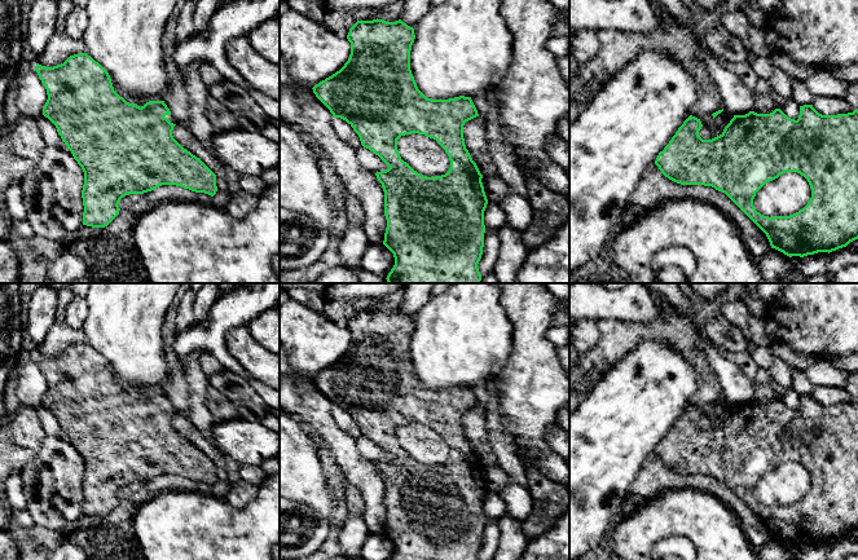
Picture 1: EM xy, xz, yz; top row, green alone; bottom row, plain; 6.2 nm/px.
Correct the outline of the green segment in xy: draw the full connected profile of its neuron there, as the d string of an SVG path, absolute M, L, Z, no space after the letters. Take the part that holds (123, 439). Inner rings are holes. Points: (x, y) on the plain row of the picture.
M87 343L70 345L63 353L53 357L36 353L35 361L48 384L43 405L56 415L62 431L84 462L83 515L107 516L118 506L120 501L118 494L123 486L144 484L162 475L176 475L211 486L216 484L216 464L173 428L172 420L176 414L166 407L171 401L164 391L149 391L141 397L127 392L114 380L109 362Z

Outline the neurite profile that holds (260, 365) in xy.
M236 326L226 334L226 348L252 378L280 392L280 354L255 343L246 326Z

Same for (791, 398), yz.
M784 388L786 393L780 397L780 400L791 409L797 410L800 405L800 394L792 388Z

